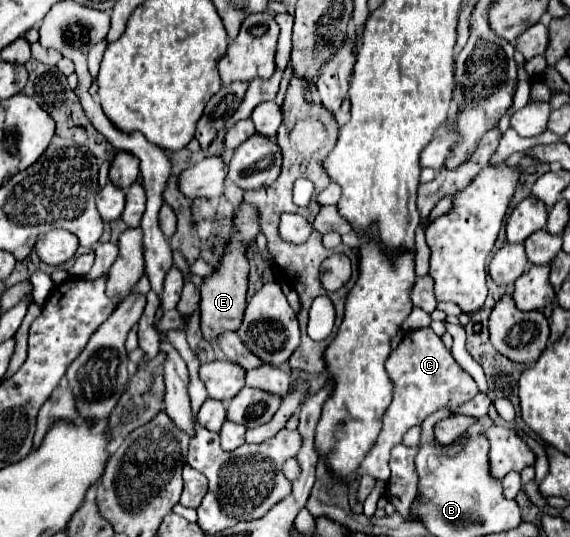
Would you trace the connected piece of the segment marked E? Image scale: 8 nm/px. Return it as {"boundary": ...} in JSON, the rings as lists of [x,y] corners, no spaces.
{"boundary":[[[246,202],[240,204],[240,208],[234,212],[234,224],[236,224],[236,234],[232,236],[226,254],[222,256],[222,262],[218,266],[218,272],[212,274],[210,278],[204,280],[200,292],[202,292],[202,302],[200,302],[200,328],[202,336],[208,342],[214,342],[220,338],[224,332],[236,332],[242,324],[244,318],[244,308],[246,308],[246,288],[248,288],[248,258],[246,258],[246,246],[252,244],[256,234],[260,232],[258,228],[258,212]]]}

